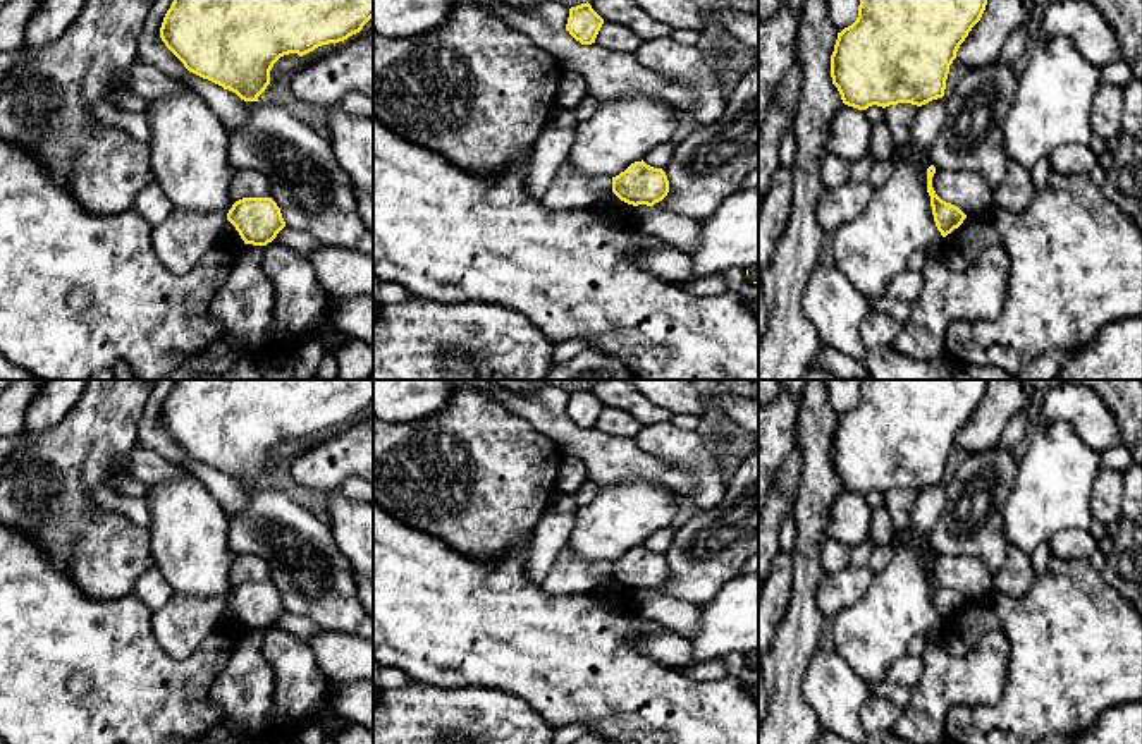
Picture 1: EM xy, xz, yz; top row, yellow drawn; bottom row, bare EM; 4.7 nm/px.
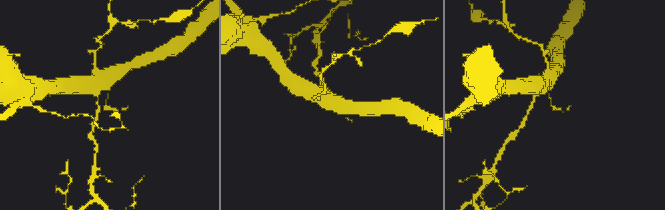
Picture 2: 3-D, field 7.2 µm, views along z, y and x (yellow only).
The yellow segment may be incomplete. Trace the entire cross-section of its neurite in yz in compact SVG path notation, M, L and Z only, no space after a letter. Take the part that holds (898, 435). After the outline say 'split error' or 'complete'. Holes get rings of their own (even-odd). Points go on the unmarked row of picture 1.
M862 380L856 406L838 418L831 462L844 490L867 495L942 483L949 450L980 406L987 380Z; complete

